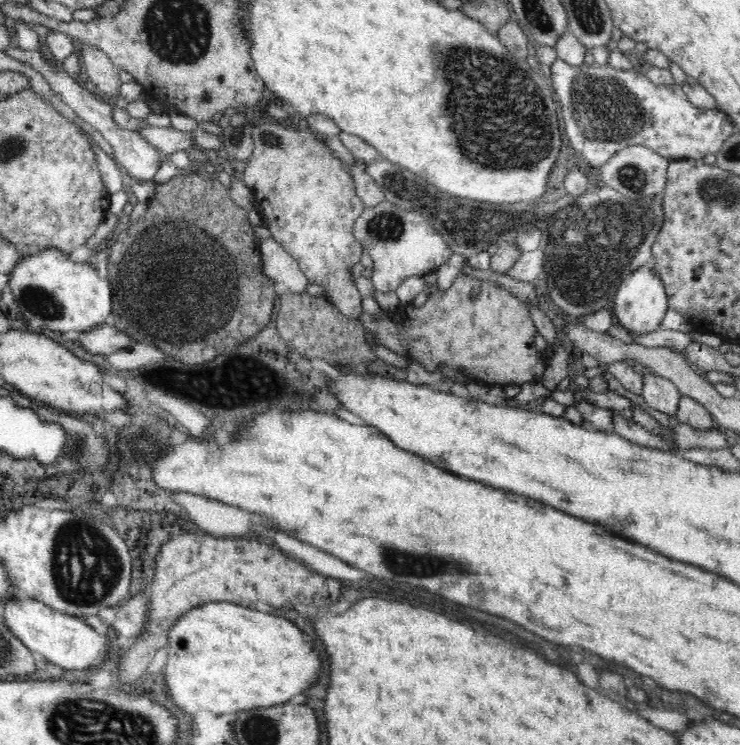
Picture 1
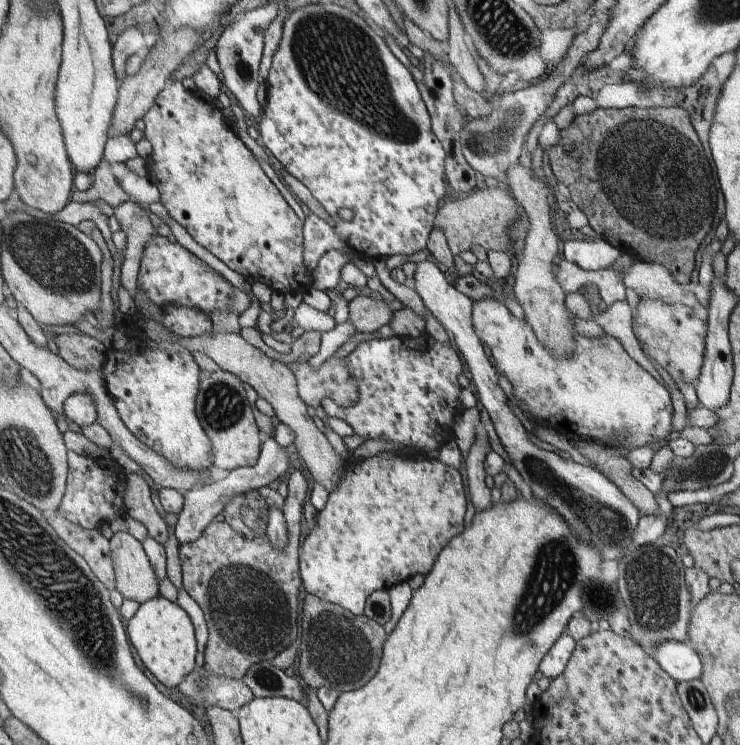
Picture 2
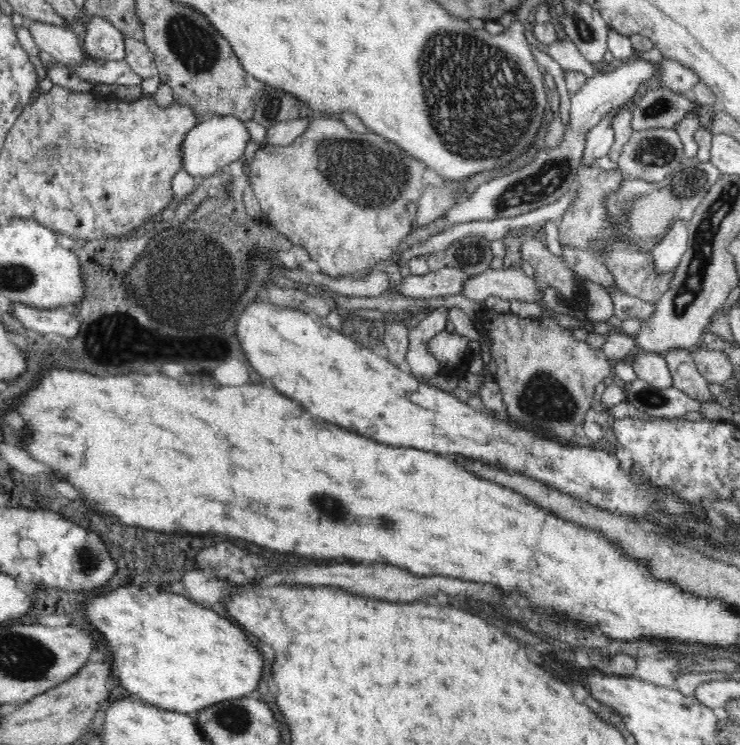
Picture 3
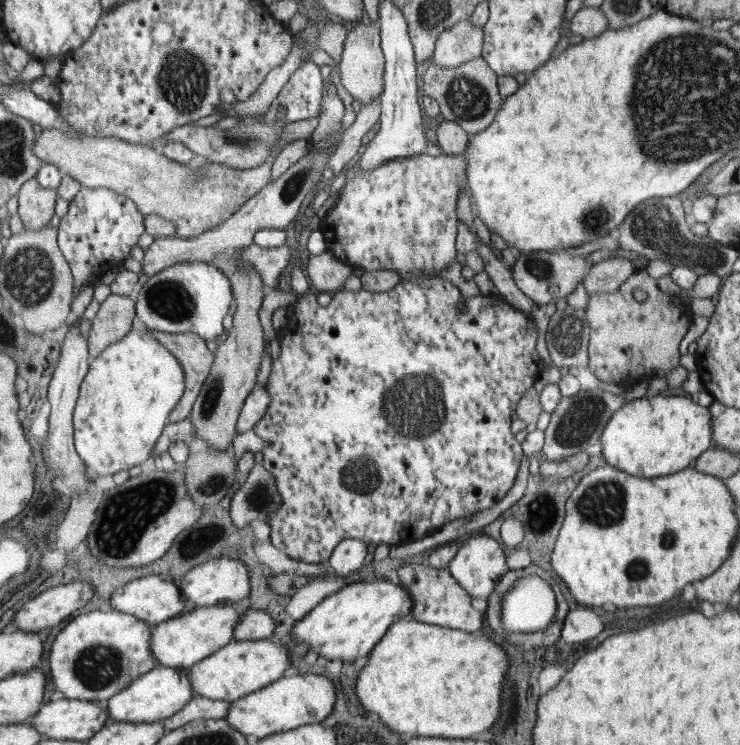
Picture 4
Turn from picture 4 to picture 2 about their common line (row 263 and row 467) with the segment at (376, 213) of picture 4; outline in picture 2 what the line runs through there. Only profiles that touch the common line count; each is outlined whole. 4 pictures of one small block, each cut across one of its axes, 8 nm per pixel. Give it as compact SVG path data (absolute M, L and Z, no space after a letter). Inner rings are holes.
M389 452L380 453L372 458L365 458L362 462L349 462L346 472L338 484L338 490L334 490L328 496L328 502L322 512L318 513L316 526L310 530L308 538L304 540L303 552L300 553L300 574L303 575L305 590L324 599L325 601L343 606L346 610L352 611L355 615L364 615L367 598L378 590L388 590L399 582L408 581L414 574L426 576L435 566L438 554L442 553L451 541L464 532L464 516L466 516L466 492L464 492L464 482L462 476L456 468L450 468L446 464L439 462L434 456L426 460L414 460L412 458L402 458L392 456Z

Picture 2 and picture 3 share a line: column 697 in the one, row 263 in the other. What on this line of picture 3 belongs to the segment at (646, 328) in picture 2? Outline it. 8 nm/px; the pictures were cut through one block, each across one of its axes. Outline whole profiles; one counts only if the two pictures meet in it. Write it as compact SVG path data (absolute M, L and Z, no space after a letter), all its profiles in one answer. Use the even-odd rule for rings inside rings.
M324 117L313 118L303 130L303 133L298 135L294 142L286 146L268 145L266 149L258 149L254 153L249 167L251 168L249 178L252 190L260 204L262 221L272 224L284 238L288 238L294 245L300 245L303 249L306 249L311 260L315 262L318 272L325 273L325 276L331 276L332 278L367 276L380 262L397 254L403 239L410 232L410 214L406 211L406 205L410 202L416 202L420 198L424 190L422 174L427 170L420 161L416 161L414 157L407 156L396 145L392 145L391 142L388 142L378 134L374 134L371 131L366 131L365 133L352 132L342 121L330 118L325 119Z

